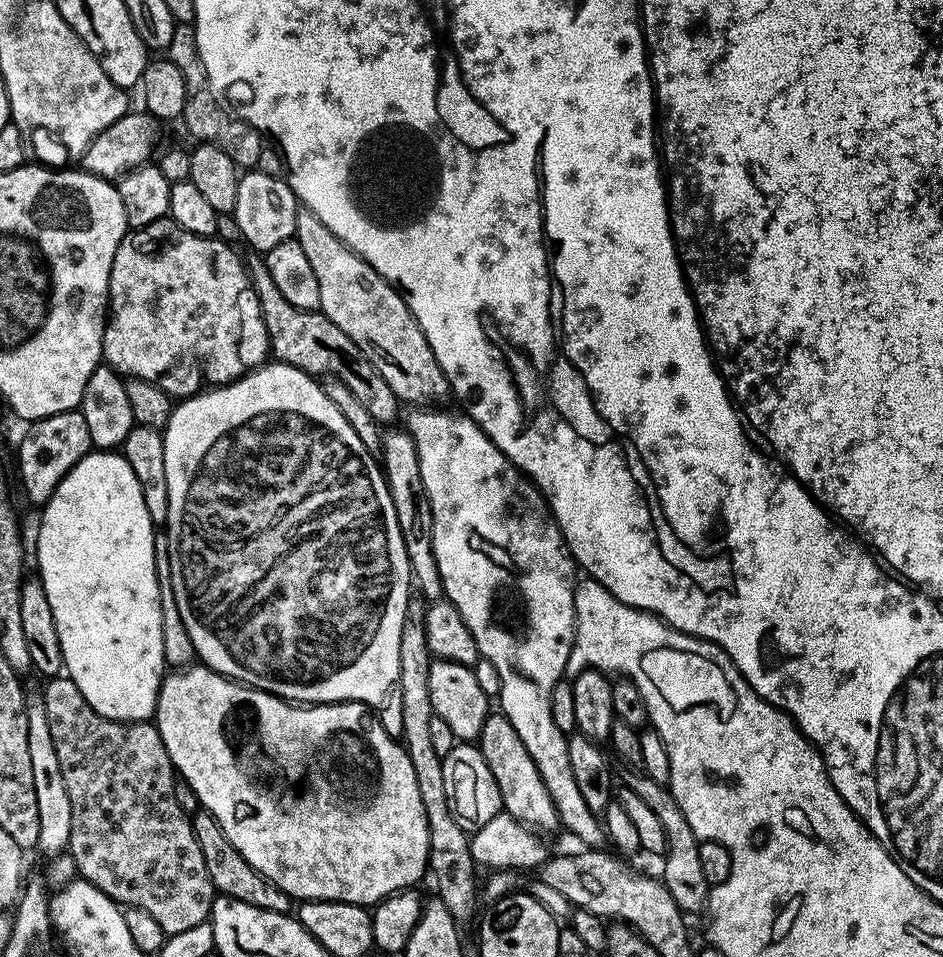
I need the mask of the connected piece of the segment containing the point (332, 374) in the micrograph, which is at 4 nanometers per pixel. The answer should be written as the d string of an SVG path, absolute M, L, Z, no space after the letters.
M252 254L252 257L247 257L246 267L248 277L252 279L252 289L258 294L271 355L279 363L294 366L313 378L319 377L319 372L325 372L325 377L342 382L377 422L388 426L385 424L390 423L402 409L401 401L396 399L394 390L386 386L386 378L374 370L362 350L358 350L358 346L354 346L354 342L350 342L350 338L346 338L346 334L342 334L342 330L338 330L338 326L334 326L334 322L330 322L323 312L290 306L290 302L282 298L282 290L274 286L274 278L270 278L270 270L263 255Z

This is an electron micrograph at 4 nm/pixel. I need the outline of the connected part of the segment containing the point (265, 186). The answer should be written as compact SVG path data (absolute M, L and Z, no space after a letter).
M248 170L241 175L238 182L238 202L234 202L232 217L238 222L243 243L249 244L252 250L267 254L278 246L278 242L293 239L296 234L296 214L298 201L292 193L287 179L271 176L261 170Z

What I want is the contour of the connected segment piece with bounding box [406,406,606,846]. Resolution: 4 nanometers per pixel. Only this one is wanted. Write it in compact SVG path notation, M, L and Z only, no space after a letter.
M420 406L409 411L412 413L406 428L416 443L418 470L422 472L422 486L430 502L434 562L438 564L444 596L458 610L462 622L466 622L481 657L494 662L500 679L499 707L510 726L518 730L518 738L522 738L522 746L526 746L530 758L534 758L534 766L538 766L538 774L558 810L563 831L577 836L584 843L581 845L603 845L606 833L601 817L586 806L574 782L574 773L570 771L568 736L554 726L554 717L550 715L550 694L565 675L564 667L576 633L574 581L577 569L572 553L564 543L564 535L552 517L543 492L505 458L471 416L440 410L436 406Z

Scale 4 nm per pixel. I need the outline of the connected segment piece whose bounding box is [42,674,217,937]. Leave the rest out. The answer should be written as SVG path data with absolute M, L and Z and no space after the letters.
M67 675L51 677L42 688L46 719L50 722L50 738L54 738L54 751L58 753L58 762L62 766L62 779L66 782L66 794L70 794L70 838L66 851L74 858L76 871L83 879L92 884L102 894L124 908L146 910L162 926L165 937L182 934L182 930L194 930L194 926L205 923L212 915L212 902L217 895L215 886L210 882L210 874L206 870L206 858L202 858L202 849L198 846L198 838L194 838L194 830L189 813L178 806L178 798L174 798L174 786L178 773L172 766L172 759L166 750L166 742L162 742L162 734L152 722L121 722L100 716L86 702L86 698L78 690L78 686Z

